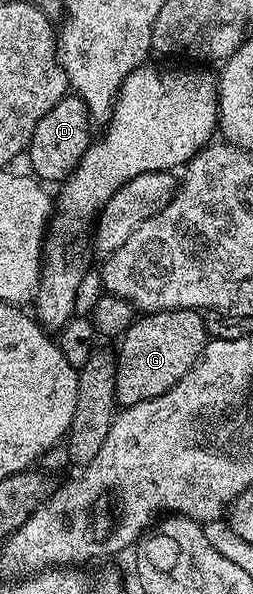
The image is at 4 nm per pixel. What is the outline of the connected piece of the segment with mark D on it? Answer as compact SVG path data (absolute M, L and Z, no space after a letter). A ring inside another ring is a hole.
M68 93L61 101L57 101L57 105L53 105L53 109L49 109L49 113L37 121L37 129L33 129L31 143L25 152L25 159L31 162L30 170L34 178L47 185L59 185L68 179L93 142L91 127L93 128L91 114L87 111L85 101L78 95Z

